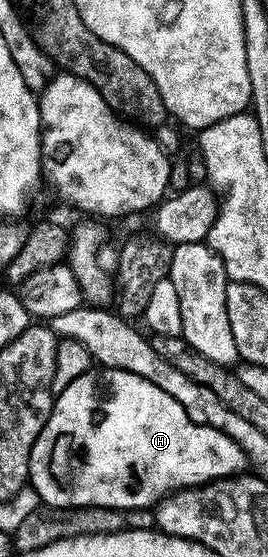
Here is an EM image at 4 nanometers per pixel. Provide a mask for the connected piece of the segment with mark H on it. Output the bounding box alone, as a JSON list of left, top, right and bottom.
[32,368,248,509]

